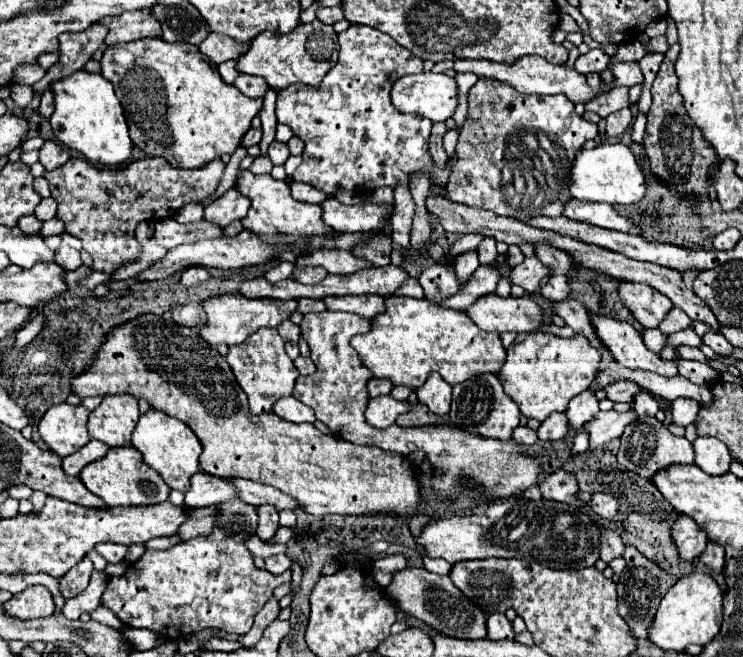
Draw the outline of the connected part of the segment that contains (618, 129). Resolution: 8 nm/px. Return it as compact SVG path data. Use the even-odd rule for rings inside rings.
M622 108L618 112L612 112L608 118L606 118L606 136L622 136L628 126L632 122L632 114L630 114L630 108Z

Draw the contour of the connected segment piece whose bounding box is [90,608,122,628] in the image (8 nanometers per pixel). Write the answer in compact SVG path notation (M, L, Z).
M96 608L92 614L90 614L94 620L98 620L98 622L102 622L102 624L106 624L106 626L114 626L114 628L122 628L122 624L118 622L118 618L114 618L110 612L108 612L108 608Z

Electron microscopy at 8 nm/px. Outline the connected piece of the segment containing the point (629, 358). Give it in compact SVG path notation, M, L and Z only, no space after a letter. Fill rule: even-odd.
M590 314L590 322L596 330L596 336L604 348L610 350L612 358L628 368L642 368L662 376L676 376L676 362L662 360L656 352L650 352L636 332L636 328L628 322L604 316L604 314Z

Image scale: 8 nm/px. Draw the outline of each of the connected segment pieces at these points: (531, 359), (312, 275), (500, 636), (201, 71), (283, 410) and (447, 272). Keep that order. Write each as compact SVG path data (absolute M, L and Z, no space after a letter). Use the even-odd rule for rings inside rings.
M532 332L522 334L508 348L508 358L498 372L498 378L506 394L518 404L520 412L526 418L536 418L542 422L552 412L564 412L574 396L590 388L596 378L600 358L600 352L582 334L560 338L554 334Z
M314 266L314 268L298 268L298 270L294 270L292 278L302 282L302 284L318 284L318 282L322 282L322 278L326 278L326 274L328 274L326 270L322 270L320 266Z
M496 612L488 616L488 636L492 640L512 640L514 638L512 622L506 618L506 614Z
M144 38L130 44L118 44L106 48L102 56L102 76L114 84L114 92L120 98L130 128L134 146L144 150L148 156L162 156L176 168L202 168L214 158L234 154L244 134L250 130L252 118L260 112L262 100L246 98L236 86L226 86L214 66L206 62L198 46L174 42L168 44L162 38ZM116 52L130 52L130 60L116 60Z
M286 396L286 398L280 398L274 406L272 406L272 412L276 416L280 416L282 420L288 420L288 422L314 422L314 414L310 408L306 408L302 402L298 402L294 396Z
M448 260L446 264L432 264L428 266L422 274L420 274L420 284L424 288L424 294L426 294L426 300L430 302L442 302L444 298L450 298L454 296L466 282L462 282L458 276L456 276L456 270L454 270L454 262Z

